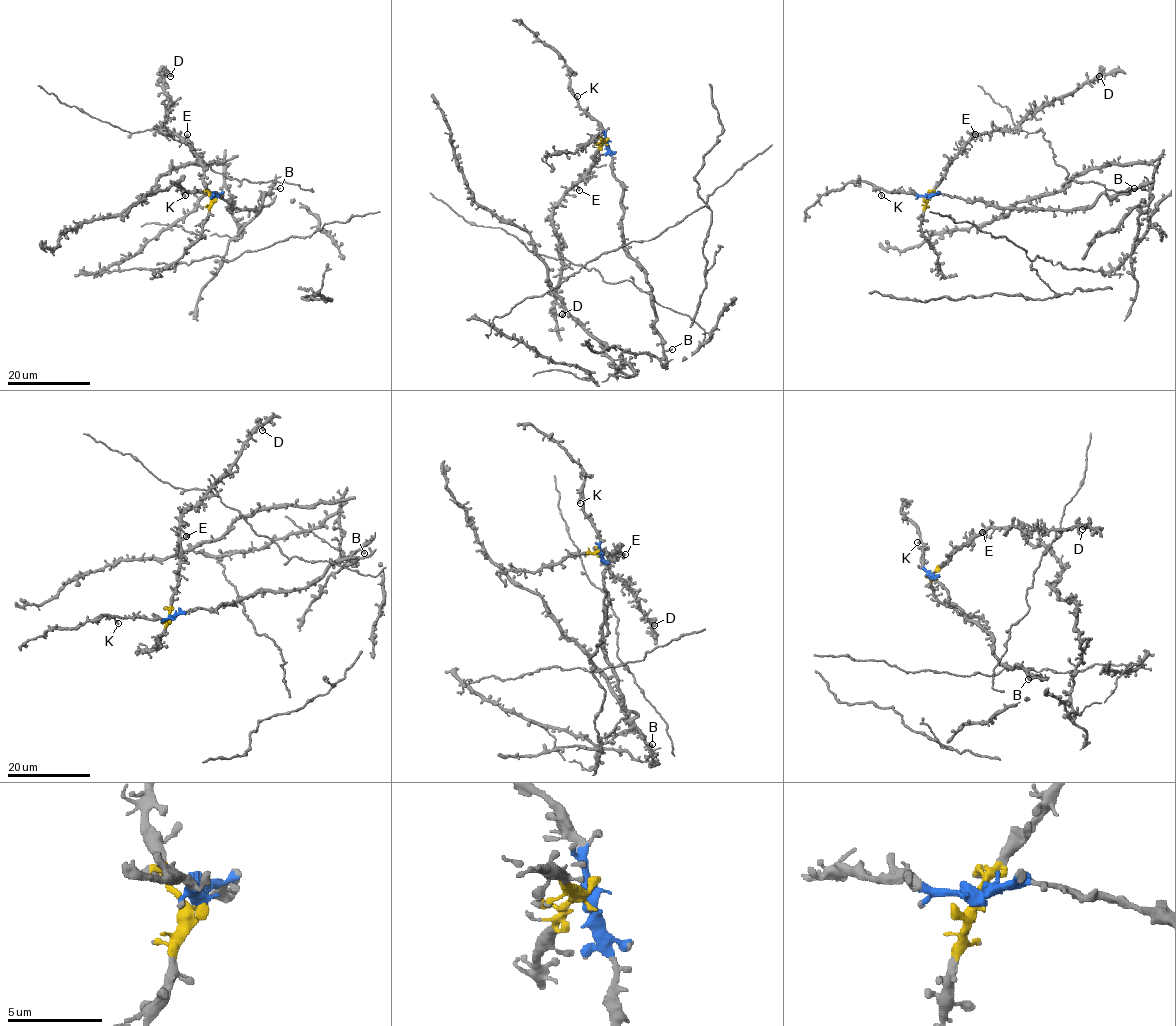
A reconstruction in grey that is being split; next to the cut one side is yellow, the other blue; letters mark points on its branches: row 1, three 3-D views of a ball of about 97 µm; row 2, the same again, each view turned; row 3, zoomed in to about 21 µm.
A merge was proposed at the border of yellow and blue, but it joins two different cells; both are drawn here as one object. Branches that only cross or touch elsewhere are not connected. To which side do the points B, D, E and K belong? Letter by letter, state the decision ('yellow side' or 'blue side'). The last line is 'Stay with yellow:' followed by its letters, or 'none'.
B: blue side
D: yellow side
E: yellow side
K: blue side
Stay with yellow: D, E

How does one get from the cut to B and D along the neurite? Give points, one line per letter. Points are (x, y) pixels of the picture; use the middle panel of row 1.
B: (606, 144), (613, 175), (622, 189), (623, 250), (643, 271), (651, 290), (654, 331), (665, 350), (672, 349)
D: (606, 144), (602, 143), (595, 155), (593, 166), (554, 209), (553, 228), (561, 259), (555, 312), (562, 315)

